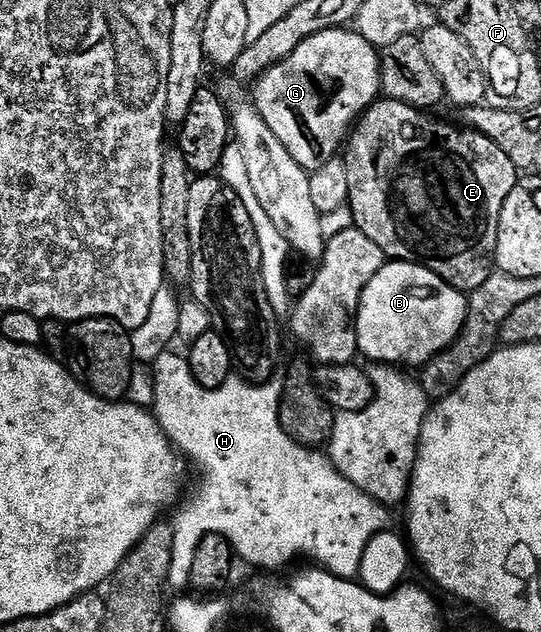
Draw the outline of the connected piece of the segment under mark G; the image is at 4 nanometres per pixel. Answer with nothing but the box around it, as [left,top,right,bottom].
[253,27,382,173]

